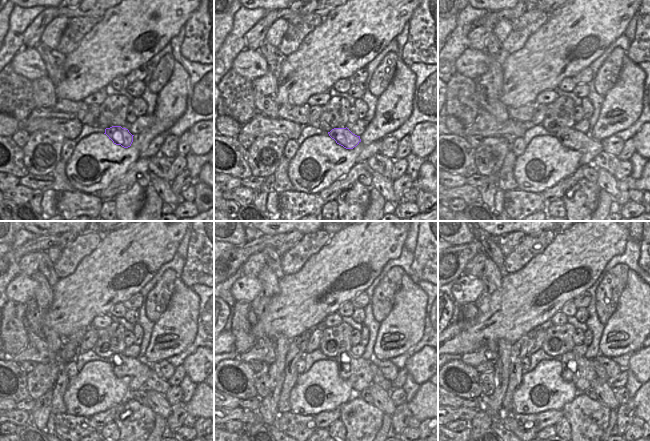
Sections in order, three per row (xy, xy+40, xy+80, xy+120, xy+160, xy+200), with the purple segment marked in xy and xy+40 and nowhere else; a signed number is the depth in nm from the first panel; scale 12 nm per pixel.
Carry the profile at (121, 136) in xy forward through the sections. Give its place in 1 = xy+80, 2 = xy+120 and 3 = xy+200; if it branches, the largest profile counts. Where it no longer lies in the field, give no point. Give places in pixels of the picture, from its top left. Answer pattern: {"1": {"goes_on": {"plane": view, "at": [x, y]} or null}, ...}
{"1": {"goes_on": {"plane": "xy+80", "at": [574, 142]}}, "2": {"goes_on": {"plane": "xy+120", "at": [120, 371]}}, "3": {"goes_on": {"plane": "xy+200", "at": [568, 361]}}}

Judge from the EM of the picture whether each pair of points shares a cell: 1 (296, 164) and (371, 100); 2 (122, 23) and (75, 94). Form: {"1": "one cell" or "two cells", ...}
{"1": "two cells", "2": "one cell"}

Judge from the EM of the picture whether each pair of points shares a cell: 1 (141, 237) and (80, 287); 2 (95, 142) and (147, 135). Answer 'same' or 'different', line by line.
1: same
2: same

